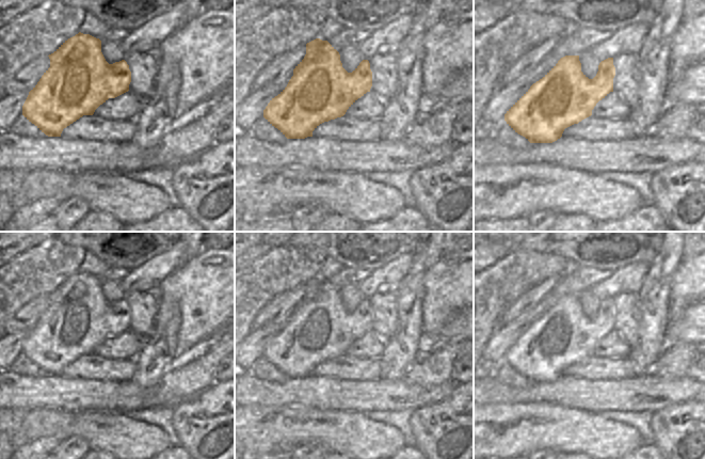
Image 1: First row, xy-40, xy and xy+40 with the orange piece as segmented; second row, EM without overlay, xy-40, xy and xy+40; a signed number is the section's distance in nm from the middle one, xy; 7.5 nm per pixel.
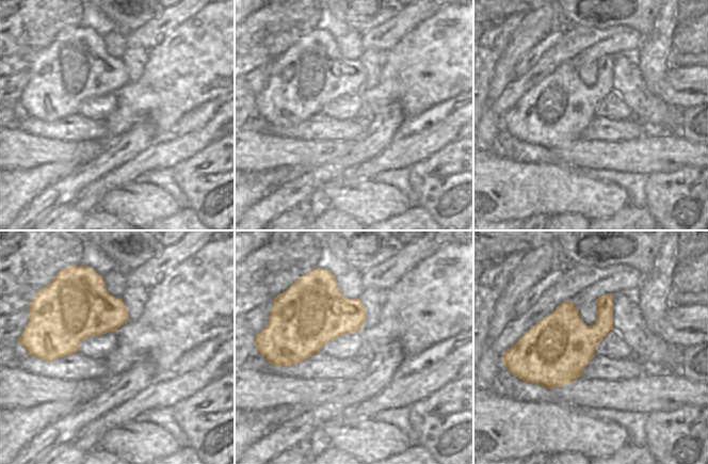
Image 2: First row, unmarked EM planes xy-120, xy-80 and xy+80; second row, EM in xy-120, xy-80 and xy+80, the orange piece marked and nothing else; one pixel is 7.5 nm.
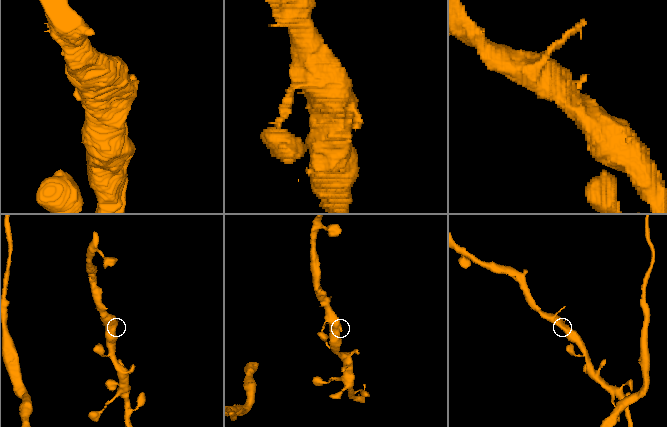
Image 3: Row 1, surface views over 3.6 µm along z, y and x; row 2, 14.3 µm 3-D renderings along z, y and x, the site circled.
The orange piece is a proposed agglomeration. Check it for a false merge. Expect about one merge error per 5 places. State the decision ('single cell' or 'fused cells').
single cell

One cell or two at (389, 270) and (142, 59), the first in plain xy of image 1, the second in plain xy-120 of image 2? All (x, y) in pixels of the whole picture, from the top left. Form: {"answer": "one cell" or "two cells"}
{"answer": "two cells"}

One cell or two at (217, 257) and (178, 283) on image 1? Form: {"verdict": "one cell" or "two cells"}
{"verdict": "one cell"}

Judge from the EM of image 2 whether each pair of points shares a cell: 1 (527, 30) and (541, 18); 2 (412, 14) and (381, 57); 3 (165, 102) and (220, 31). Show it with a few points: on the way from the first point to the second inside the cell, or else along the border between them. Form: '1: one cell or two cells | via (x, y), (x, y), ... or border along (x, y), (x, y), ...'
1: one cell | via (530, 29), (537, 21)
2: two cells | border along (364, 49), (386, 50)
3: one cell | via (173, 84), (208, 49)

